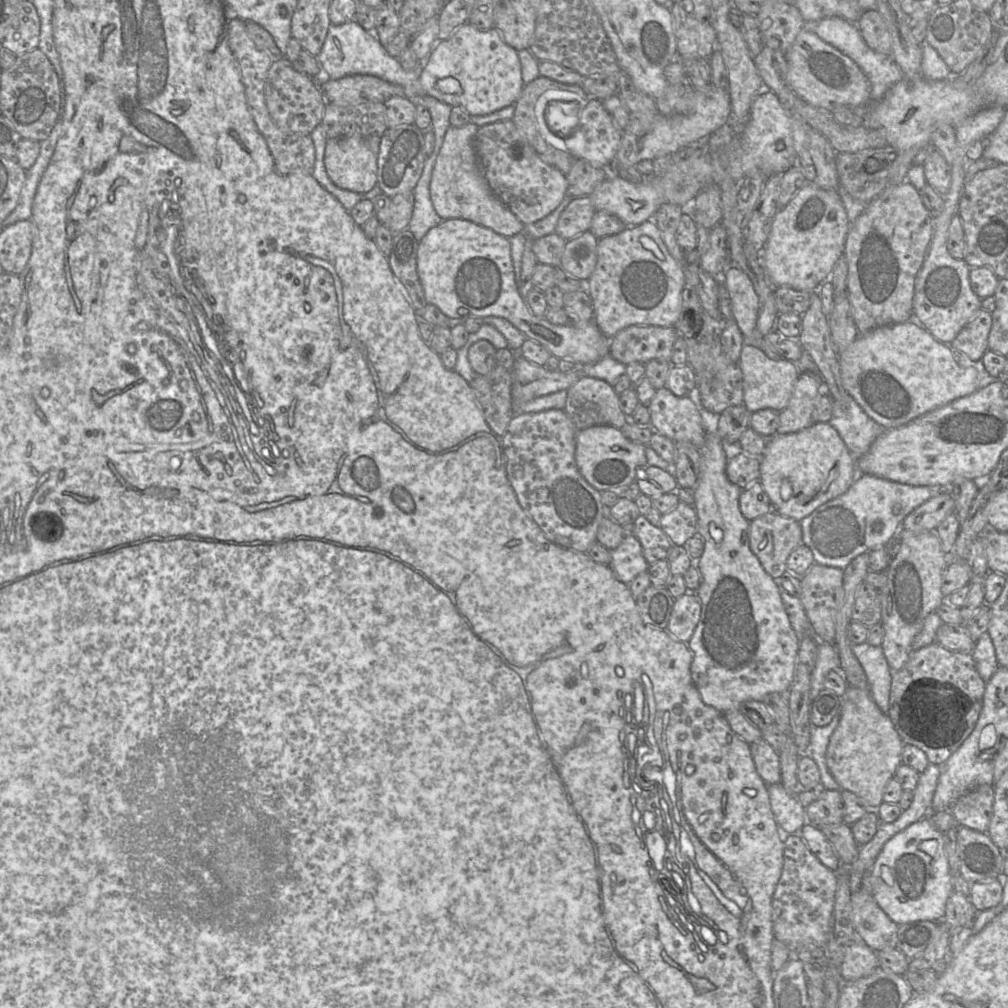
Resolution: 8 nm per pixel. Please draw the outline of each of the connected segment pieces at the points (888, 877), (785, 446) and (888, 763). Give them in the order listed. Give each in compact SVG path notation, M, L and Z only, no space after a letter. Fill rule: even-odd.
M928 816L911 824L888 840L874 861L869 875L872 896L897 925L915 921L943 920L947 900L954 889L944 849L944 834L933 826Z
M828 422L766 440L760 457L759 481L767 494L771 511L801 521L822 504L845 493L858 476L856 460Z
M848 686L841 698L840 720L832 733L827 751L827 767L841 787L861 798L869 809L883 802L883 791L902 763L904 743L890 717L883 713L869 690Z

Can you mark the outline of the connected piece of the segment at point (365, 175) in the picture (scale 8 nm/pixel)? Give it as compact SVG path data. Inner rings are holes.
M345 135L328 138L325 146L324 165L330 180L341 189L359 194L370 191L377 184L377 159L381 137Z

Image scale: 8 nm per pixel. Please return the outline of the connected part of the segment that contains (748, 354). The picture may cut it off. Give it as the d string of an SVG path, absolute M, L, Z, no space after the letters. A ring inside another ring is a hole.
M744 343L739 366L743 374L743 405L751 413L766 408L781 411L787 406L799 375L795 363L783 358L772 360L759 348Z

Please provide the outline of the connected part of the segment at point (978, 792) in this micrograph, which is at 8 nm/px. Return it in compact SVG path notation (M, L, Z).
M984 784L962 795L951 806L950 812L959 826L987 833L994 806L994 787Z

